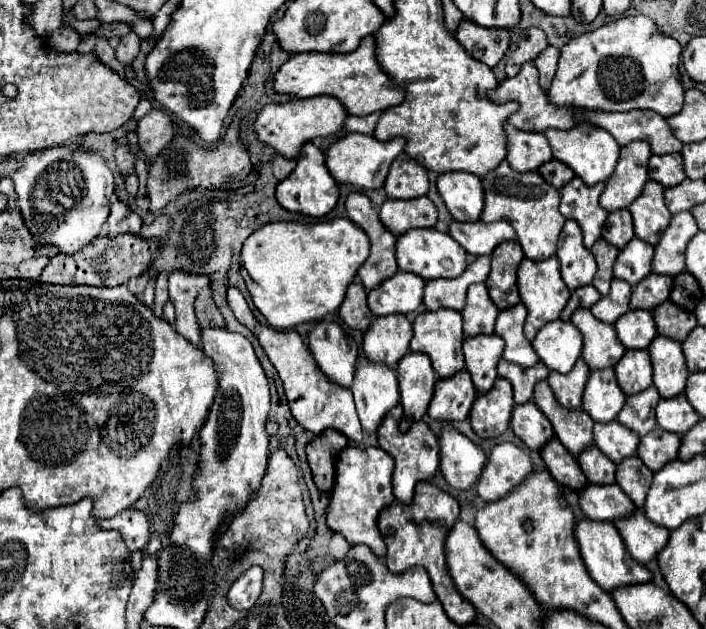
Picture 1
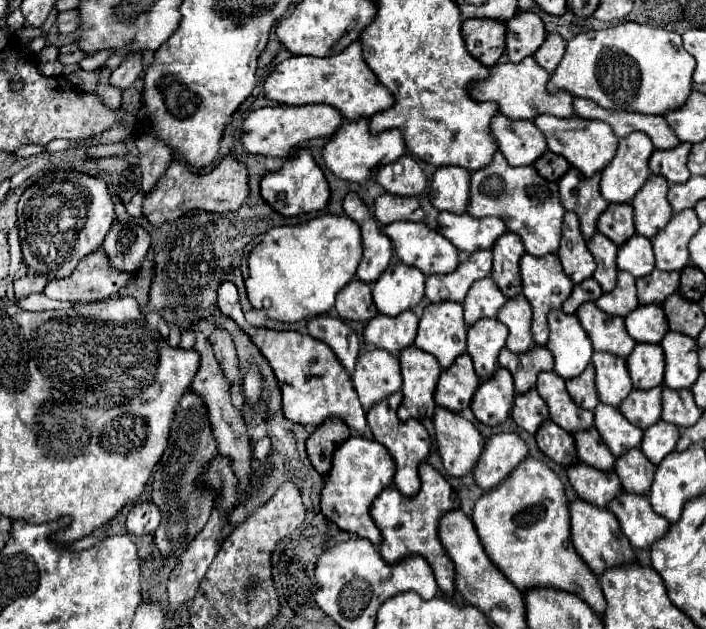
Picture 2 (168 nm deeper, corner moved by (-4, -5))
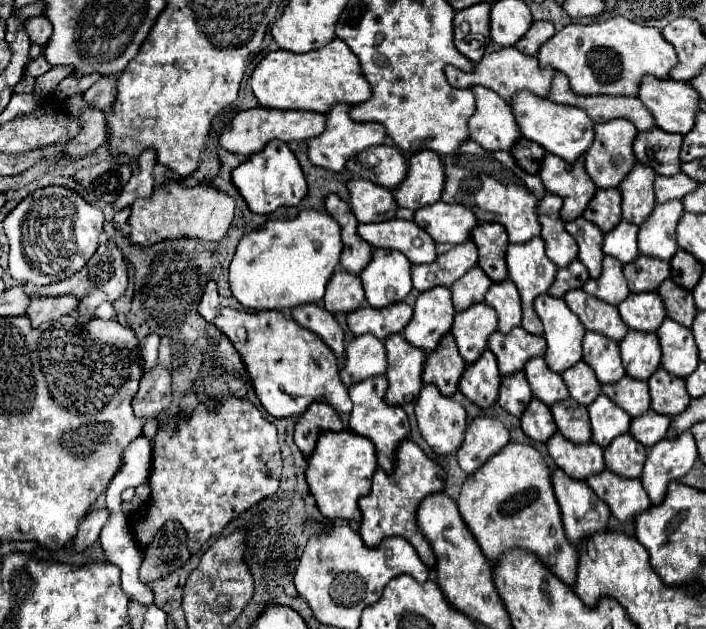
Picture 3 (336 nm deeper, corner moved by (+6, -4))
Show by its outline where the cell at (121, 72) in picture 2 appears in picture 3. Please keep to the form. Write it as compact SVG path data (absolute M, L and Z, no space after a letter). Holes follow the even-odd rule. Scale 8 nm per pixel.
M104 75L100 77L100 81L96 81L86 93L84 93L84 99L90 107L96 107L96 109L104 109L108 105L114 103L114 97L118 93L116 89L116 81L118 81L118 75Z

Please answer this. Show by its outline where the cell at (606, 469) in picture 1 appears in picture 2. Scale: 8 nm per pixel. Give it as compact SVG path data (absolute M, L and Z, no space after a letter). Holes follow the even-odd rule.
M590 426L590 430L578 430L578 434L574 434L576 440L576 450L578 450L578 458L598 470L612 470L616 458L610 454L608 446L602 442L598 430L594 426Z

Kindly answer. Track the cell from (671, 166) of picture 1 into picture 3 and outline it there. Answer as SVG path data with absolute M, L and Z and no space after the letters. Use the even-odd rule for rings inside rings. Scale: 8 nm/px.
M654 127L648 133L638 133L634 141L634 155L638 163L652 167L658 175L672 177L680 173L680 145L682 135Z

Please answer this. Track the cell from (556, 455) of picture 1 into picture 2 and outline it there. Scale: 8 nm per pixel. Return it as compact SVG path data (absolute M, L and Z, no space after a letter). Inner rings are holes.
M546 420L538 432L536 432L536 442L538 448L552 458L554 462L562 464L562 466L570 466L574 464L576 458L576 446L574 446L574 436L566 434L566 430L562 430L560 426L556 426L554 422Z

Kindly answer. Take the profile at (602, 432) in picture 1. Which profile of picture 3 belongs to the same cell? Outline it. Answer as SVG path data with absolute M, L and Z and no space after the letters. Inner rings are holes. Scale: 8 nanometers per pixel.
M600 393L592 405L588 405L590 425L592 425L592 441L606 449L614 437L628 433L632 417L624 413L616 403L612 403L604 393Z

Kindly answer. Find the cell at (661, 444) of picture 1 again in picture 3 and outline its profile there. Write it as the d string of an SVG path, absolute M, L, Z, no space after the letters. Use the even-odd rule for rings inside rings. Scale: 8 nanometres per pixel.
M648 411L646 415L640 415L636 419L632 419L630 423L630 435L642 443L644 447L652 447L658 441L662 441L666 437L670 419L668 417L660 417L660 413L652 413Z

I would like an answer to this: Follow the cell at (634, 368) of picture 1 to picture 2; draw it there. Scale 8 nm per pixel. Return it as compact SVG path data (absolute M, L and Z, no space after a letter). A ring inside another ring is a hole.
M636 344L632 354L626 358L634 388L654 388L662 384L664 378L664 350L660 344L644 346Z

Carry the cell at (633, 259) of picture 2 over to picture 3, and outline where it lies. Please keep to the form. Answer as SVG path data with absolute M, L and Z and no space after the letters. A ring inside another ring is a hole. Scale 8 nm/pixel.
M620 221L620 225L612 233L604 235L602 251L606 255L618 259L622 265L628 265L628 263L636 261L640 255L636 237L638 237L638 227L628 225L626 221Z

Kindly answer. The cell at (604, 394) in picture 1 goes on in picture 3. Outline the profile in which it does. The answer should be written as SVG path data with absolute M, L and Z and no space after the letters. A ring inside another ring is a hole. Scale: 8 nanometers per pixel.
M586 333L584 335L584 363L588 363L600 385L618 383L626 373L620 361L618 343L608 341L608 337L600 333Z

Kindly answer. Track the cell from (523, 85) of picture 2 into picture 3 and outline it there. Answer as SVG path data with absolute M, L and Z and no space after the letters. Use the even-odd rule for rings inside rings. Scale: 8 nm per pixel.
M508 47L508 49L500 49L496 53L484 55L482 61L476 63L470 73L464 73L464 71L452 67L452 65L446 67L446 79L452 87L470 89L474 85L482 85L482 87L488 87L488 89L496 91L508 103L520 91L530 91L536 97L548 97L548 93L552 89L552 77L554 77L554 69L540 69L536 57L522 55L516 47Z

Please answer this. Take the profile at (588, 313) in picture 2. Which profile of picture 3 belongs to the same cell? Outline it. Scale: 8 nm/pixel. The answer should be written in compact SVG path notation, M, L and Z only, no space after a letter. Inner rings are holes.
M572 289L572 293L564 295L564 301L572 309L572 313L580 319L586 331L600 333L616 343L620 343L626 337L628 327L620 319L616 307L600 299L588 297L588 293L584 293L582 289Z

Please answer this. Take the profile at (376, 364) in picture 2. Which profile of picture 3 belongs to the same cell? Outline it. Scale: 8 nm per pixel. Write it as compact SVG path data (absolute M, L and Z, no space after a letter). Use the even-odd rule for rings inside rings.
M374 335L356 337L340 359L340 379L346 387L370 377L386 375L386 349Z

